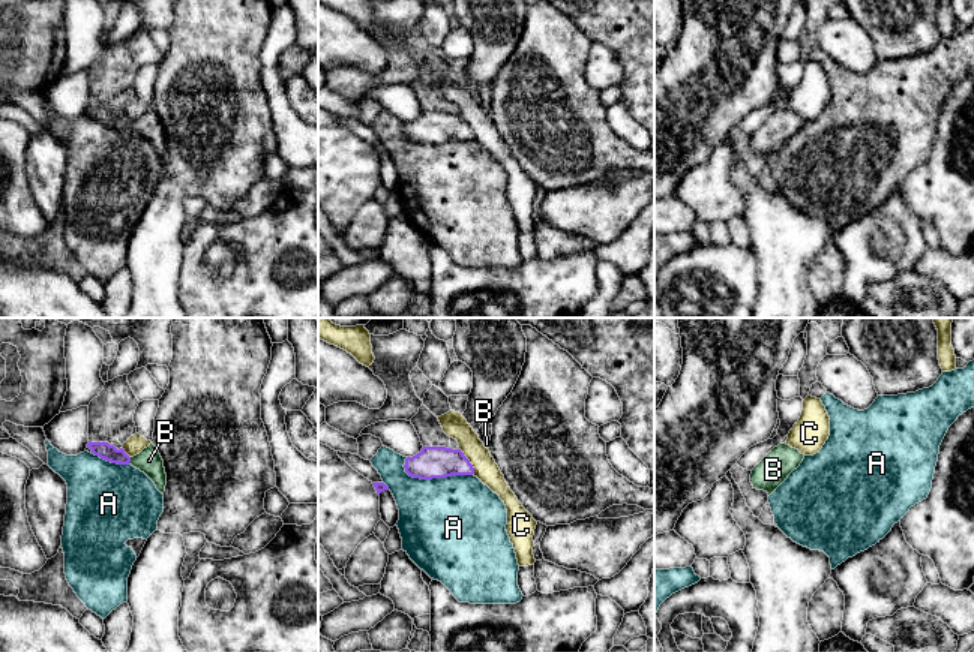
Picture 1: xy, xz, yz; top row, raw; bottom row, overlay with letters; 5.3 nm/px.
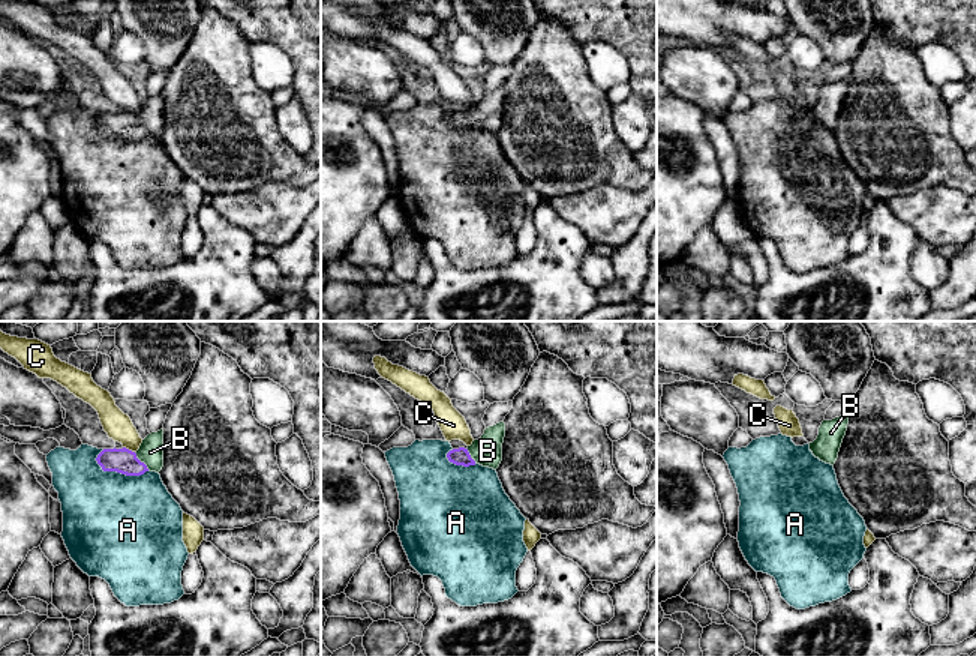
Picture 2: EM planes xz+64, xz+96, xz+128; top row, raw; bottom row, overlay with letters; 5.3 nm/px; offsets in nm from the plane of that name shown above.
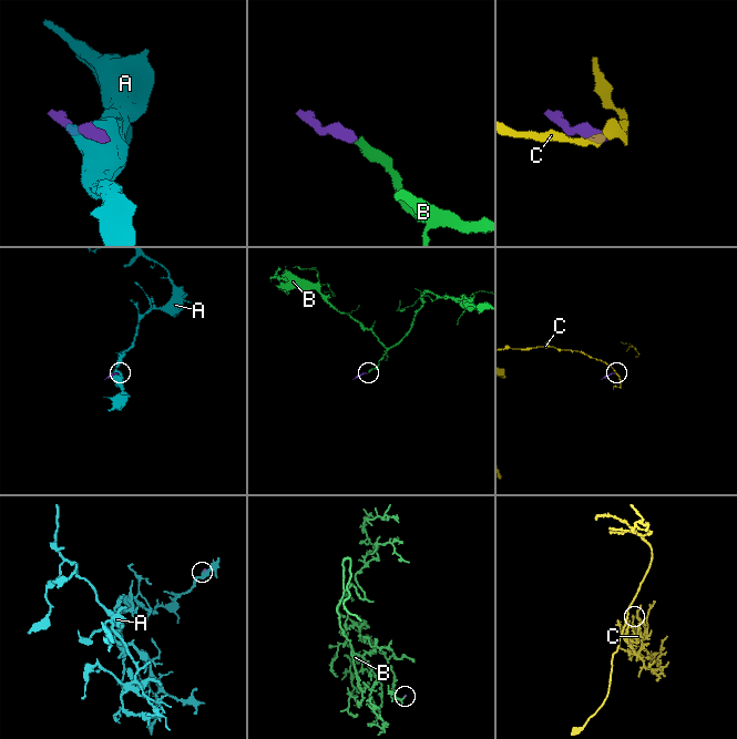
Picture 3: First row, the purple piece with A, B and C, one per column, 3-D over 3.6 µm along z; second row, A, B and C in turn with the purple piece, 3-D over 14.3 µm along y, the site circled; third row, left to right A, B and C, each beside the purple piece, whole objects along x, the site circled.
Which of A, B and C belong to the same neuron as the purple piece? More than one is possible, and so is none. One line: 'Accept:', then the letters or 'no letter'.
Accept: B

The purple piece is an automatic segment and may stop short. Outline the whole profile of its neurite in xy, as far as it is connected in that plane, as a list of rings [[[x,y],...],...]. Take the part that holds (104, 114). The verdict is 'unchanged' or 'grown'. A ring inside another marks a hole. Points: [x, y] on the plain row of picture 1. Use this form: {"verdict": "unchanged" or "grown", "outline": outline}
{"verdict": "grown", "outline": [[[89,105],[87,112],[90,112],[95,120],[99,120],[107,126],[117,129],[132,129],[134,132],[140,133],[155,147],[156,153],[164,159],[167,150],[167,138],[164,124],[153,108],[150,108],[134,121],[129,121],[123,112],[117,114],[108,106]]]}

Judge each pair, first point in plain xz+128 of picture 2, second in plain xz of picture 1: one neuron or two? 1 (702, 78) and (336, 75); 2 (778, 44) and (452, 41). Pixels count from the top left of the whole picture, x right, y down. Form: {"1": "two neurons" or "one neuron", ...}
{"1": "two neurons", "2": "two neurons"}

